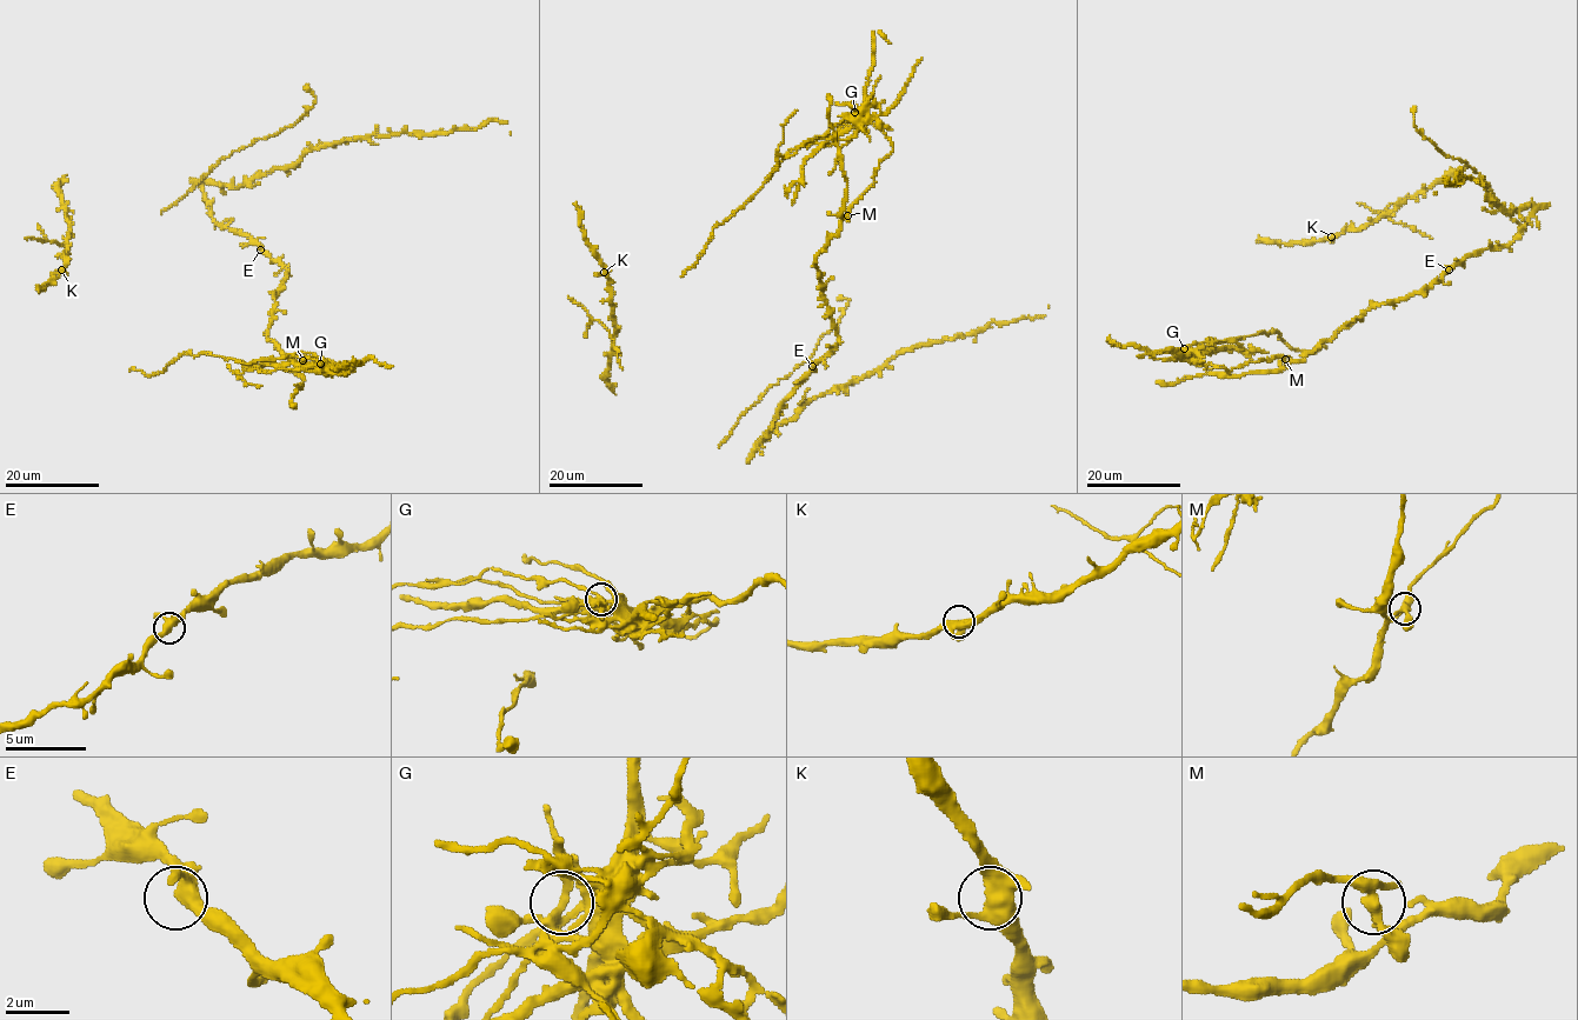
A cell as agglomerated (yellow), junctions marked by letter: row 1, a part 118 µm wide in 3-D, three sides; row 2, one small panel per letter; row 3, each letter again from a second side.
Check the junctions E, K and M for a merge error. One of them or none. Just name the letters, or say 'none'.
M

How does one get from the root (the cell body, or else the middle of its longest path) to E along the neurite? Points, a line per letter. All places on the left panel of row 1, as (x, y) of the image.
E: (293, 361), (267, 338), (274, 299), (286, 270), (260, 250)

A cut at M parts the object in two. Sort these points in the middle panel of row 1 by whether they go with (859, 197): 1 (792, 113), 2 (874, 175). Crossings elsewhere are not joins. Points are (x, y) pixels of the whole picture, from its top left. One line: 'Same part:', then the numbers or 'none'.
Same part: 1, 2

